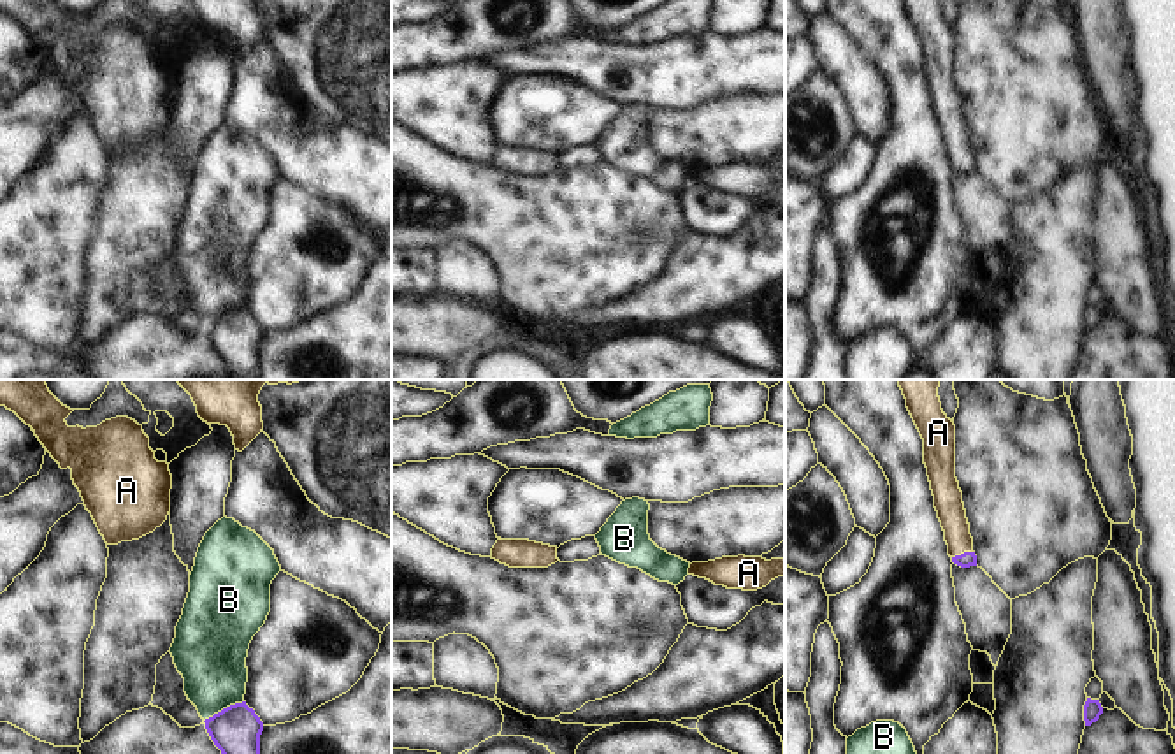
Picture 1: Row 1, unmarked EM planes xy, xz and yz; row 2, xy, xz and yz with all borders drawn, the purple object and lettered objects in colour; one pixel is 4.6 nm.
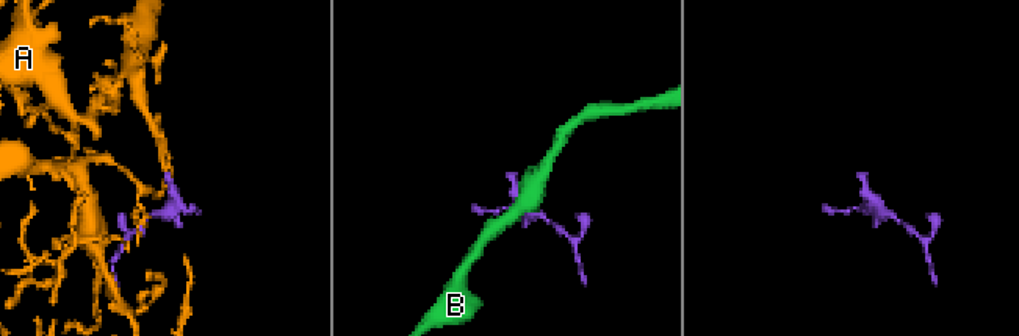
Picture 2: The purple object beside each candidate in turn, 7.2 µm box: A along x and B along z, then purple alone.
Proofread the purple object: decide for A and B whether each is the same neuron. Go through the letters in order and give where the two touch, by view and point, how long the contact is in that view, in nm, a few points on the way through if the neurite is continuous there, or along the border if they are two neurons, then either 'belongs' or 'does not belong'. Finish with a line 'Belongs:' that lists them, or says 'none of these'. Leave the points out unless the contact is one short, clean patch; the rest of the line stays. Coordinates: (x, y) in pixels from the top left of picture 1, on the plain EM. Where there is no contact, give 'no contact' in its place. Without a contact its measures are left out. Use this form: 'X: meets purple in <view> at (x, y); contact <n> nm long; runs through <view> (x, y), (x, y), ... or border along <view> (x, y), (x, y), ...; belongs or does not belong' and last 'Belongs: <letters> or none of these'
A: meets purple in yz at (961, 160); contact 100 nm long; runs through yz (966, 166), (961, 160), (949, 109); belongs
B: meets purple in xy at (223, 315); contact 200 nm long; border along xy (243, 306), (223, 313), (204, 327); does not belong
Belongs: A

